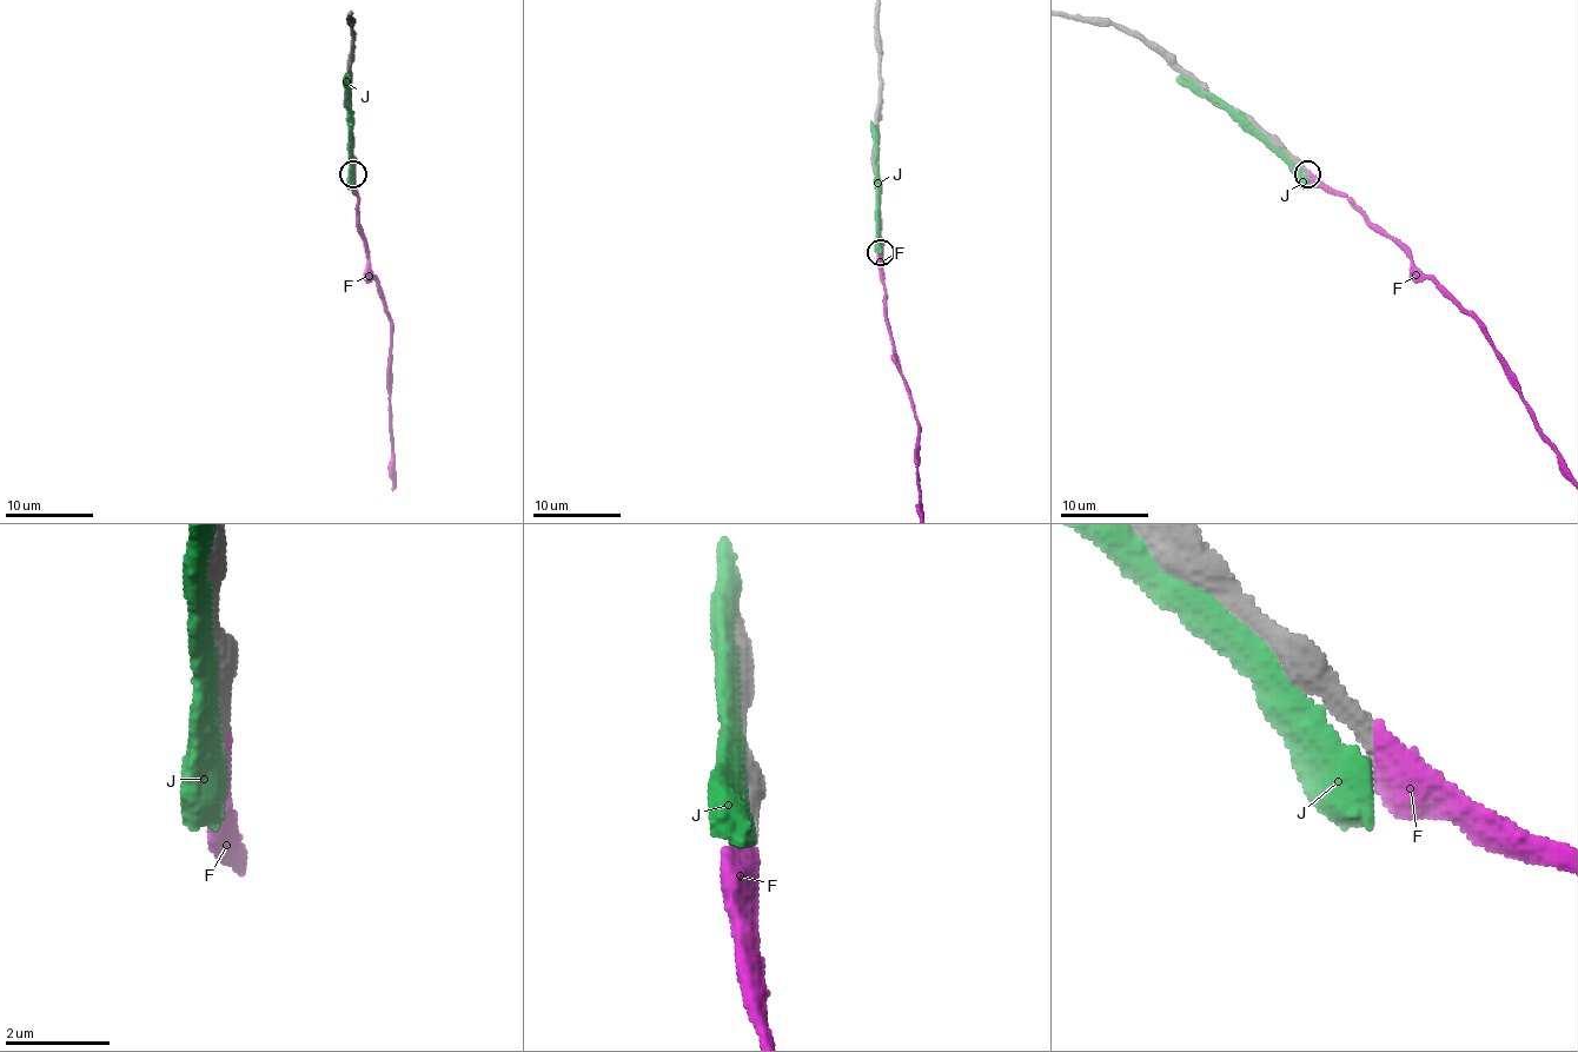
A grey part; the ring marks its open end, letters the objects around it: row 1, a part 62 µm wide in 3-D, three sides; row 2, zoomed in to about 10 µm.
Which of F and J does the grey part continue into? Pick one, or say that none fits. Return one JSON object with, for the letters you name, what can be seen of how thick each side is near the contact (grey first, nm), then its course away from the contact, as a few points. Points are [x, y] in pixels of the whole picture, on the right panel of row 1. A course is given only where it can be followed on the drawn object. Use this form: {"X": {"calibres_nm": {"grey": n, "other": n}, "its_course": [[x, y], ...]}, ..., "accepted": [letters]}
{"F": {"calibres_nm": {"grey": 360, "other": 550}}, "accepted": ["F"]}

